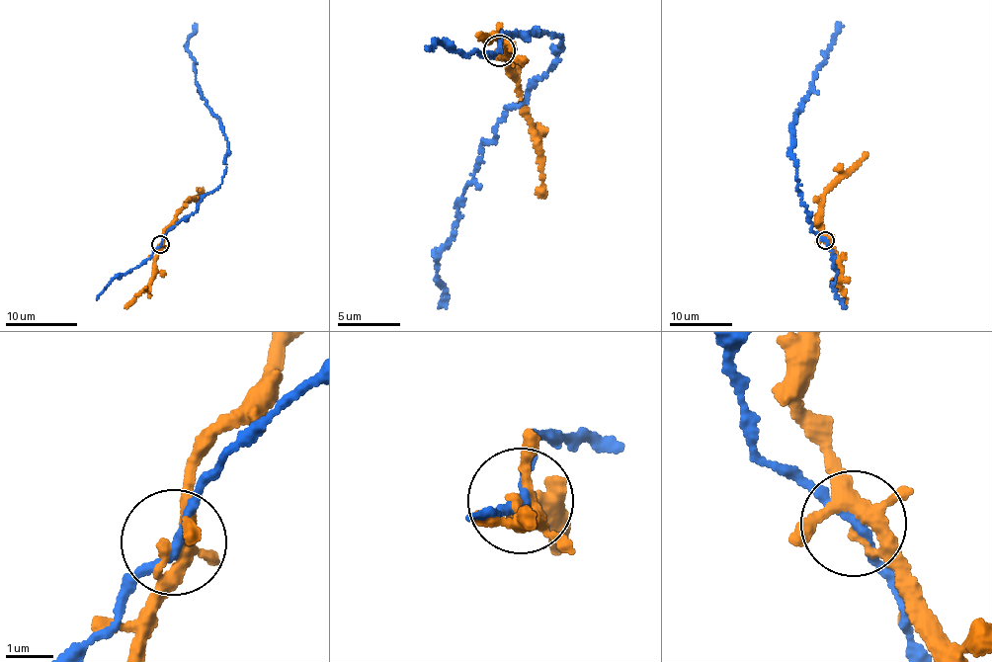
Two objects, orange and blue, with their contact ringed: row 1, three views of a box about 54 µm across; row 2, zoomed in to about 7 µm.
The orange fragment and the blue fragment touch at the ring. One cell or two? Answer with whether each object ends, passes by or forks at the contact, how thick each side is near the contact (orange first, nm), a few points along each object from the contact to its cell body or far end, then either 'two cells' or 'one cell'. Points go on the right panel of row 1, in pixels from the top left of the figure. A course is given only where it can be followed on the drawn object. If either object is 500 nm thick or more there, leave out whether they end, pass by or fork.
orange ends there; blue passes by; 200 nm thick on the orange side, 160 nm on the other; orange runs (826, 240), (818, 222), (825, 193), (867, 151); blue runs (826, 240), (812, 228), (797, 189), (791, 125), (793, 115), (811, 90), (814, 72), (822, 63), (839, 23); one cell

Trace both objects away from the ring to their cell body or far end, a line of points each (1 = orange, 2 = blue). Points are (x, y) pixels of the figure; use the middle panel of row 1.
1: (498, 51), (496, 54), (502, 52), (538, 153), (544, 198)
2: (498, 51), (506, 34), (544, 31), (562, 49), (484, 144), (438, 258), (441, 307)

